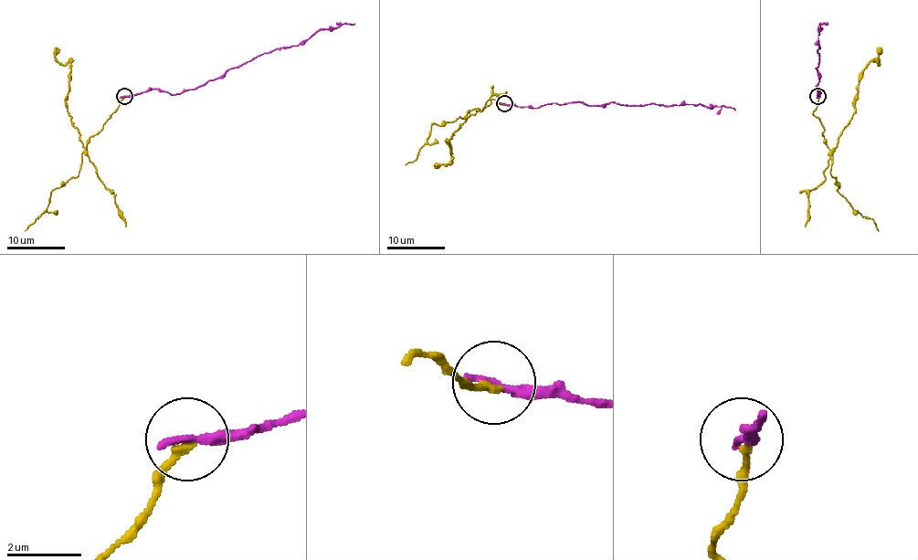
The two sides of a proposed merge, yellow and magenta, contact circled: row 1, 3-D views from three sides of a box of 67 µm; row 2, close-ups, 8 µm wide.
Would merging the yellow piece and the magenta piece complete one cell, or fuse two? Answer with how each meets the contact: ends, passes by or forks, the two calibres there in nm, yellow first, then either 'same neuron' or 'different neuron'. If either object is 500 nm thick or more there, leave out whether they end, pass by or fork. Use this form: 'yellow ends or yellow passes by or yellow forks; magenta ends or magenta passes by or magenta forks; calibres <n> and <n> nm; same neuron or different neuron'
yellow ends; magenta ends; calibres 200 and 240 nm; different neuron

